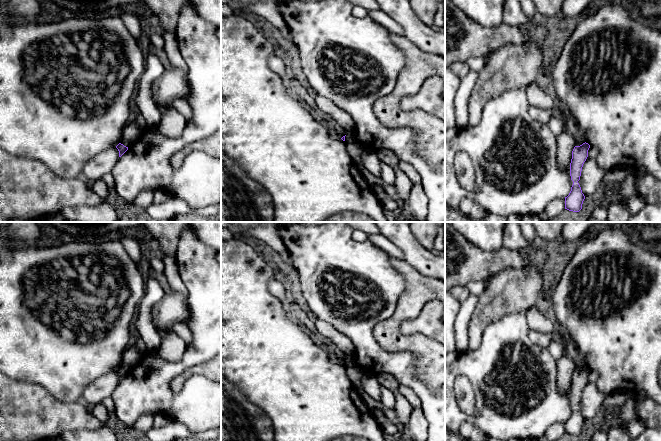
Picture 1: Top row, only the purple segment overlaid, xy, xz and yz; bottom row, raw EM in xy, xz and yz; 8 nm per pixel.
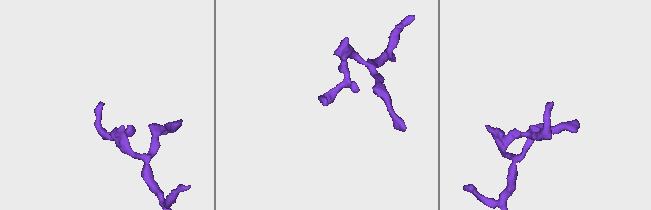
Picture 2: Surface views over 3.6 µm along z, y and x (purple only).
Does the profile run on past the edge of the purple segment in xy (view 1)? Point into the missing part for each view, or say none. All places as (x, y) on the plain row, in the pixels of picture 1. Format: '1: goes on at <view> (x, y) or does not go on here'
1: does not go on here

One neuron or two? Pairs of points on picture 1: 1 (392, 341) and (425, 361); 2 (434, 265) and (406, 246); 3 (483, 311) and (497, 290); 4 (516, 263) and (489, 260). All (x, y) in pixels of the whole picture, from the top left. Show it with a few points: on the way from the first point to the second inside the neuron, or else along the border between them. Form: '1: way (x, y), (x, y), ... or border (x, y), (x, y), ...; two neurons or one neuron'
1: way (401, 342), (409, 342), (419, 352); one neuron
2: way (427, 263), (413, 251); one neuron
3: way (488, 306), (497, 295); one neuron
4: way (509, 260), (496, 260); one neuron

